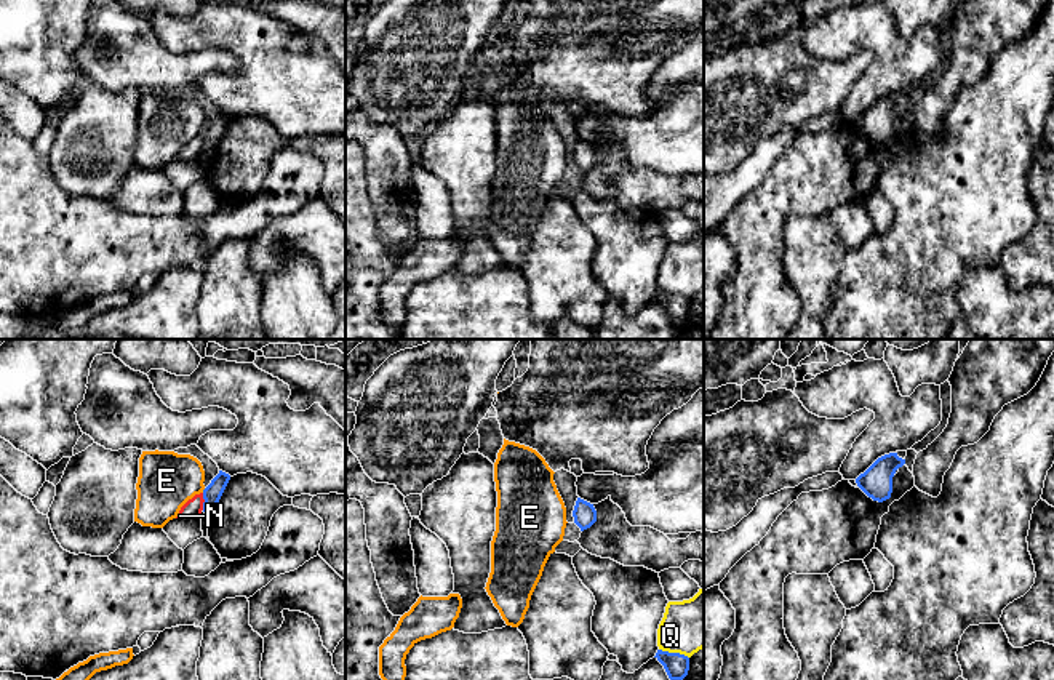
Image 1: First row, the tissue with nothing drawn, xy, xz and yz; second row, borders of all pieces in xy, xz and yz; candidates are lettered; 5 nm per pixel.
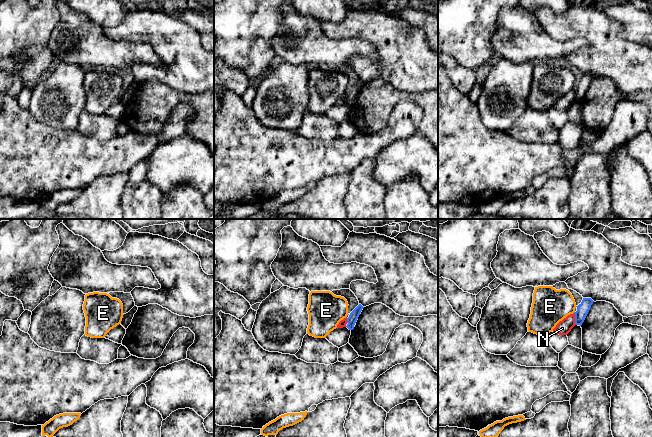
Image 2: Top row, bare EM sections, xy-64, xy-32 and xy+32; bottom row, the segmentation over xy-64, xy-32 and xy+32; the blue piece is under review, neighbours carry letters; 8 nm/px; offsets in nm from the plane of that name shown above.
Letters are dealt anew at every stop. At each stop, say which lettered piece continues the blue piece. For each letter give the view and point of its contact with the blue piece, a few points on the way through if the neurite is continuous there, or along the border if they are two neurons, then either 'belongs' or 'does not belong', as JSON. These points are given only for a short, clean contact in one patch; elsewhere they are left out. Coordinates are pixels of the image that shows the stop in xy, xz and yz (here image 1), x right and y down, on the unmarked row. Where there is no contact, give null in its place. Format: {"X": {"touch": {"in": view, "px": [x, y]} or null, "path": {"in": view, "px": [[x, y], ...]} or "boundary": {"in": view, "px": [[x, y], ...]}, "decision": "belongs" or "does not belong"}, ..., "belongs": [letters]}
{"E": {"touch": {"in": "xy", "px": [203, 132]}, "decision": "does not belong"}, "N": {"touch": {"in": "xy", "px": [205, 143]}, "boundary": {"in": "xy", "px": [[202, 135], [203, 151]]}, "decision": "does not belong"}, "Q": {"touch": {"in": "xz", "px": [674, 295]}, "decision": "does not belong"}, "belongs": []}

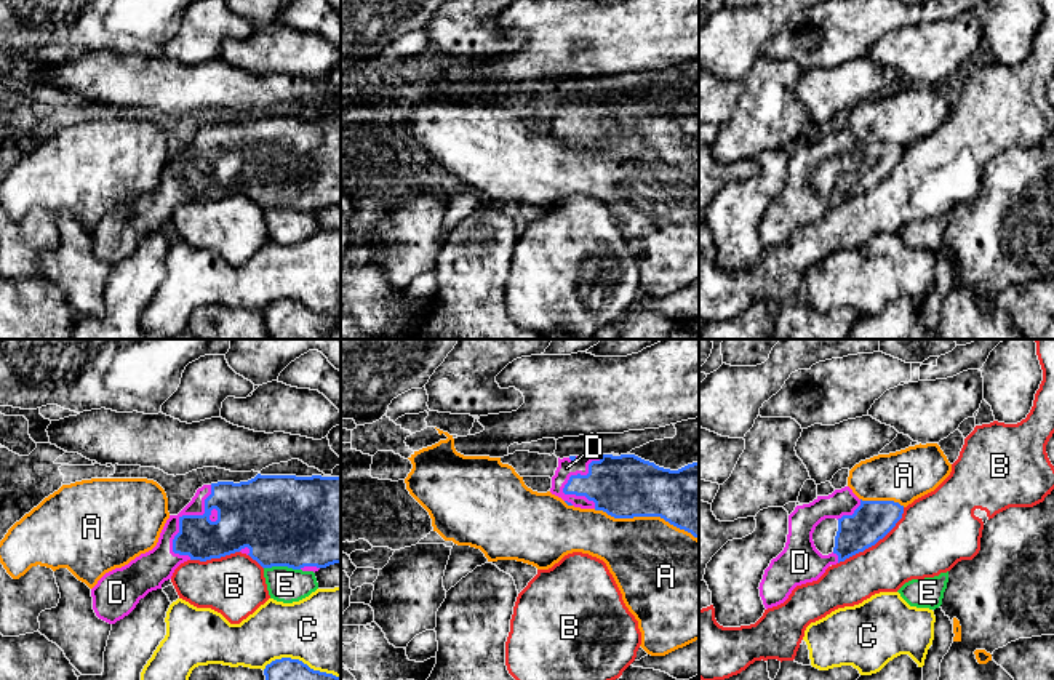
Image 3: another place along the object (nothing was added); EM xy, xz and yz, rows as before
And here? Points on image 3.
{"A": {"touch": {"in": "xz", "px": [646, 157]}, "decision": "does not belong"}, "B": {"touch": {"in": "yz", "px": [875, 184]}, "decision": "does not belong"}, "C": {"touch": {"in": "xy", "px": [301, 303]}, "decision": "does not belong"}, "D": {"touch": {"in": "xy", "px": [187, 157]}, "decision": "belongs"}, "E": {"touch": {"in": "xy", "px": [282, 207]}, "decision": "does not belong"}, "belongs": ["D"]}

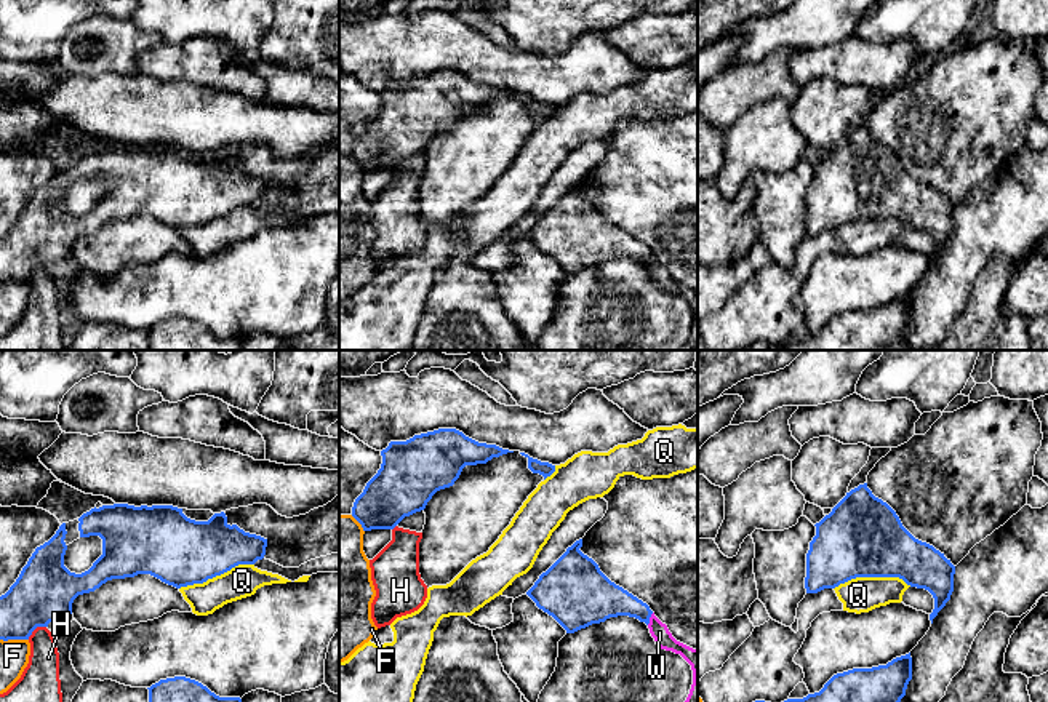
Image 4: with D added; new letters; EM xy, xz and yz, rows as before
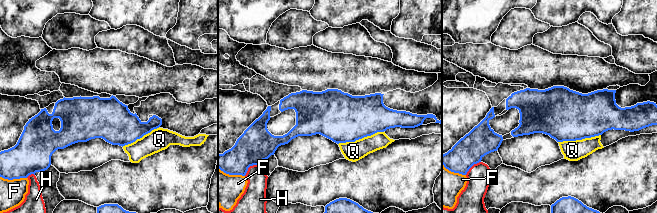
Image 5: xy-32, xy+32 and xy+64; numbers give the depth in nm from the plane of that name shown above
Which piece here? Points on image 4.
{"F": {"touch": {"in": "xy", "px": [15, 280]}, "decision": "does not belong"}, "H": {"touch": {"in": "xy", "px": [36, 269]}, "boundary": {"in": "xy", "px": [[45, 267], [39, 267], [28, 280]]}, "decision": "does not belong"}, "Q": {"touch": {"in": "yz", "px": [872, 218]}, "decision": "does not belong"}, "W": {"touch": {"in": "xz", "px": [648, 261]}, "decision": "does not belong"}, "belongs": []}

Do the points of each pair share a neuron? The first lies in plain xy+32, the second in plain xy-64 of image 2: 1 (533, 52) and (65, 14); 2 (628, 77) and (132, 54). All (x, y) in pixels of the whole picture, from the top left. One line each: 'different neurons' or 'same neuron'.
1: same neuron
2: different neurons

